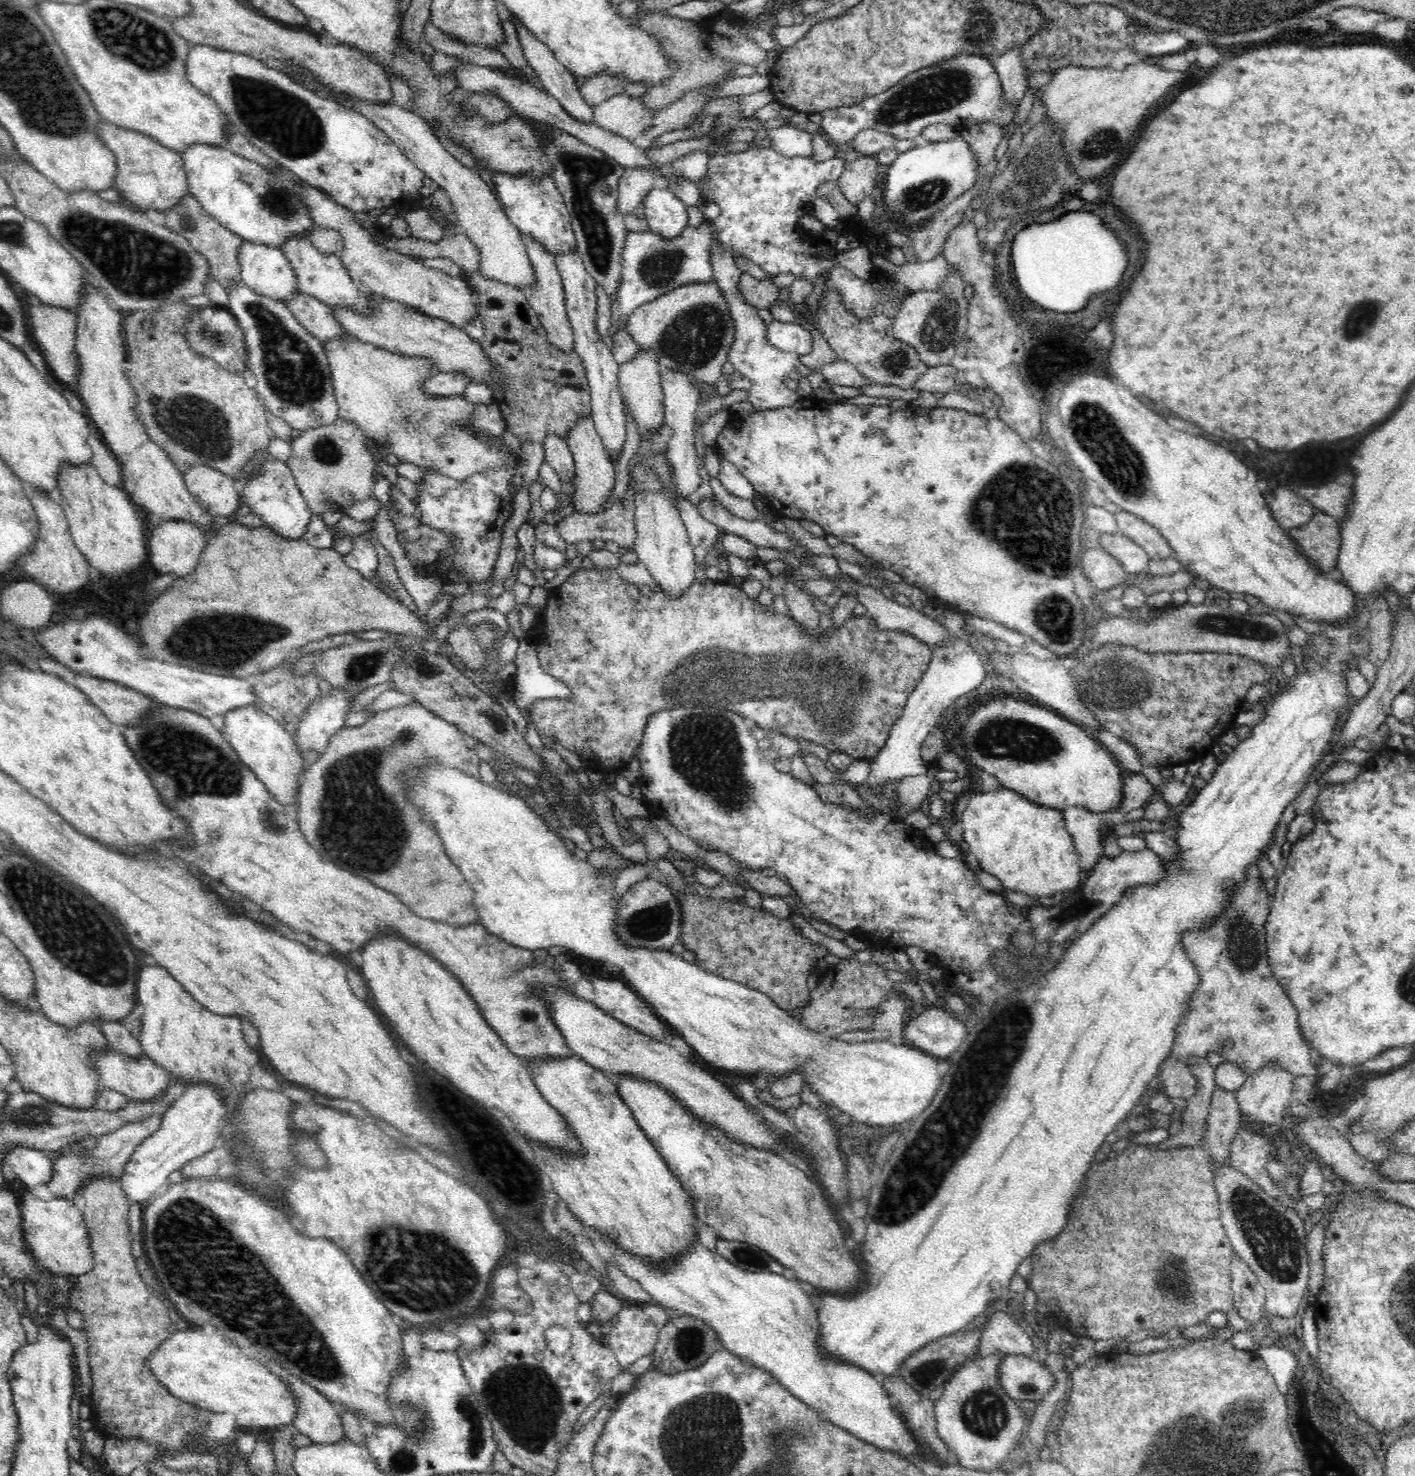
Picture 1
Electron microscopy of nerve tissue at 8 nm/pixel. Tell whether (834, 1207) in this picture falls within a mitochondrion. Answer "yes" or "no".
no

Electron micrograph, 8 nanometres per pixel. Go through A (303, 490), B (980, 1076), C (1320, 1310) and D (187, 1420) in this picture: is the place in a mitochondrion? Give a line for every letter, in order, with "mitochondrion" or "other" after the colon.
A: other
B: mitochondrion
C: other
D: mitochondrion

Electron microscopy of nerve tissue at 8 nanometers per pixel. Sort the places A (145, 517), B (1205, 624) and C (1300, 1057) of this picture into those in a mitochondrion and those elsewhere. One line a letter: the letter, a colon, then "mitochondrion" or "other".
A: other
B: mitochondrion
C: other

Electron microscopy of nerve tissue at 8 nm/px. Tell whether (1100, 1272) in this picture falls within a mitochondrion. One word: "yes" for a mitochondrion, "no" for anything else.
no

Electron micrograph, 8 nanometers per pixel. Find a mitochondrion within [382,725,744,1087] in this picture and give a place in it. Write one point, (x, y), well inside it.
(650, 924)

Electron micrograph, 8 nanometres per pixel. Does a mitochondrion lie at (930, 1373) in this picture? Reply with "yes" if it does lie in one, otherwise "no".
yes

